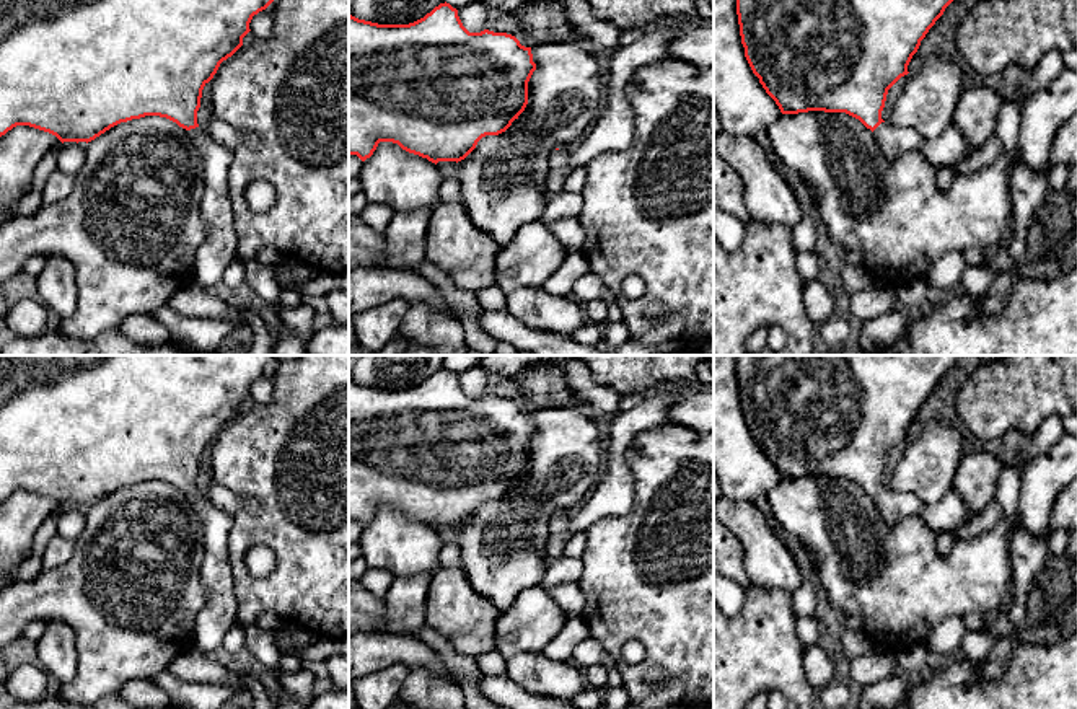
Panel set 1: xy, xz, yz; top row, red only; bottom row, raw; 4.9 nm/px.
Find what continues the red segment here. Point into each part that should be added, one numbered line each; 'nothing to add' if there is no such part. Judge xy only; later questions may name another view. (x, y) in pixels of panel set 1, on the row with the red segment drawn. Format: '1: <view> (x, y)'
1: xy (219, 250)

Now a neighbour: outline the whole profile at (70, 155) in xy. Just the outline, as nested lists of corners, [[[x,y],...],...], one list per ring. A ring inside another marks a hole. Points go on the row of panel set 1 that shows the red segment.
[[[64,142],[57,148],[57,170],[73,178],[85,163],[86,148],[77,142]]]

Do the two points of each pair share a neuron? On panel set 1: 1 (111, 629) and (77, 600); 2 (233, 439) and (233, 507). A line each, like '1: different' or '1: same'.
1: same
2: different

